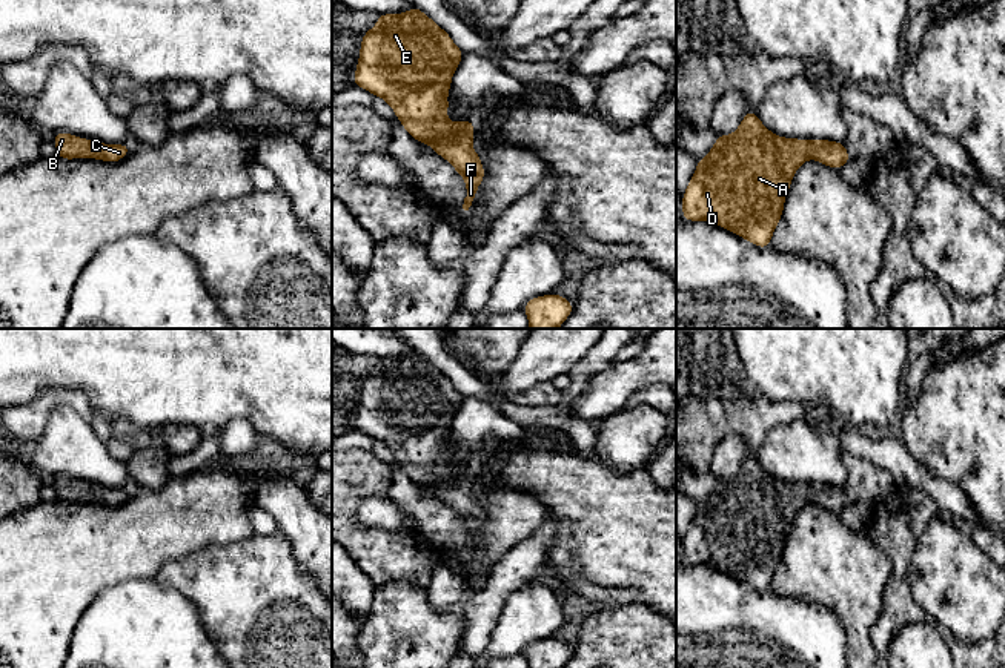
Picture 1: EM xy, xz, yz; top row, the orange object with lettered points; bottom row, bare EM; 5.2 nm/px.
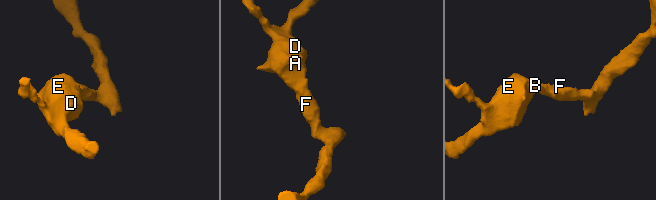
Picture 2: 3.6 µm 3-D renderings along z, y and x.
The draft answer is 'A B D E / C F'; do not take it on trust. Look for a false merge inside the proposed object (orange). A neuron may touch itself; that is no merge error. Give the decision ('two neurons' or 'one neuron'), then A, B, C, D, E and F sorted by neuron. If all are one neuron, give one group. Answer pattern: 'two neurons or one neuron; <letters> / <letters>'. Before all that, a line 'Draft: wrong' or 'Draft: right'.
Draft: wrong
one neuron; A B C D E F

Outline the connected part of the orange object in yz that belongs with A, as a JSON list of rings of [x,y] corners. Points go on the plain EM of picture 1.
[[[747,455],[739,471],[733,478],[718,479],[708,498],[698,504],[682,537],[682,561],[728,573],[759,593],[770,591],[793,521],[810,502],[836,514],[851,504],[845,487],[779,481],[761,467],[756,456]]]

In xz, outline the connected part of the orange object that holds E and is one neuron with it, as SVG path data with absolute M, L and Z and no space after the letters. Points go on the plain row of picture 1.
M416 350L401 358L380 358L376 369L363 379L353 430L387 445L410 481L432 490L436 499L453 510L464 522L467 539L463 553L469 554L486 521L481 499L472 491L475 467L453 467L446 461L452 421L464 398L452 381Z

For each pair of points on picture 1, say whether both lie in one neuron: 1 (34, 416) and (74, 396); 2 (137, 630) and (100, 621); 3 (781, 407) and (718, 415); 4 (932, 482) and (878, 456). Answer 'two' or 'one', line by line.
1: one
2: one
3: one
4: one

